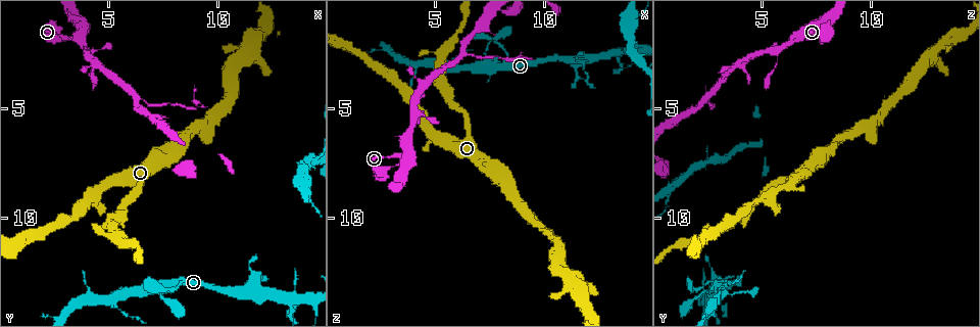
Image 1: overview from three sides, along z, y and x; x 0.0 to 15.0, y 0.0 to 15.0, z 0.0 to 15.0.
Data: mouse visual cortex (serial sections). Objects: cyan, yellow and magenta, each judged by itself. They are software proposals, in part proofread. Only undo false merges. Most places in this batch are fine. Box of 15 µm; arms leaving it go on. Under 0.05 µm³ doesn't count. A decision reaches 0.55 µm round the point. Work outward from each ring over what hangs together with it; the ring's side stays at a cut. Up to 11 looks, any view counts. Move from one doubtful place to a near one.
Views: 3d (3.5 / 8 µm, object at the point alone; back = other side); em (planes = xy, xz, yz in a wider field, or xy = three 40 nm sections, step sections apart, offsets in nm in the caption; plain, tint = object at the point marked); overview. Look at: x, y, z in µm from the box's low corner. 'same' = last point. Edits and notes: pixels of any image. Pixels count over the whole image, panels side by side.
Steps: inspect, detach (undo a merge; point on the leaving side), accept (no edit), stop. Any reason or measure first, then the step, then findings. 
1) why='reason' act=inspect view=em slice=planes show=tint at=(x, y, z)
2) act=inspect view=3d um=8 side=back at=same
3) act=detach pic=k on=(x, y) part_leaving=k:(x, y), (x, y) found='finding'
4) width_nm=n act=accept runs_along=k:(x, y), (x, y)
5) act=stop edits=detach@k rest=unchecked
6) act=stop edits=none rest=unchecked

why='sudden change in width' act=inspect view=3d um=3.5 at=(4.0, 2.4, 5.6)

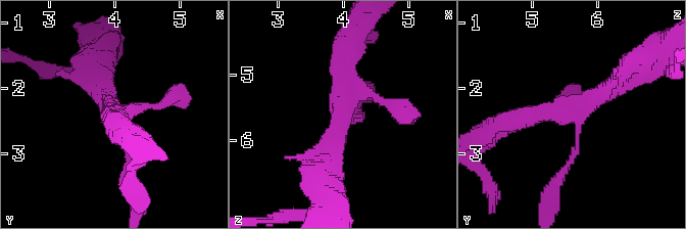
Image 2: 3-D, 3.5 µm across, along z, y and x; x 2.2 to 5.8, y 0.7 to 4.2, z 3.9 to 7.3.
why='need the tissue' act=inspect view=em slice=xy step=5 show=tint at=(3.95, 2.40, 5.65)

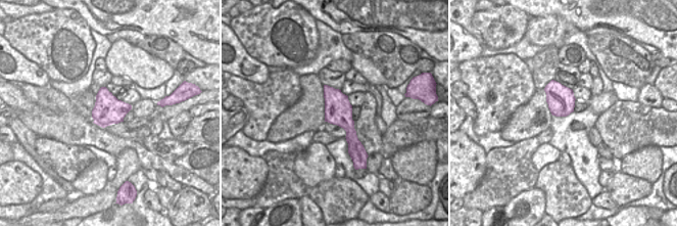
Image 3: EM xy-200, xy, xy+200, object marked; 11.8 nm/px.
act=accept runs_along=2:(625, 75), (573, 112), (507, 122) found='one cell here'

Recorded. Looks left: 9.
why='three-way junction' act=inspect view=3d um=3.5 at=(6.2, 4.4, 2.4)

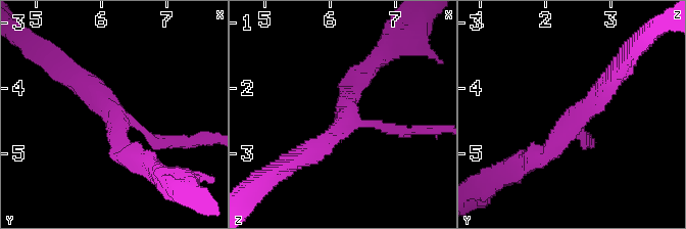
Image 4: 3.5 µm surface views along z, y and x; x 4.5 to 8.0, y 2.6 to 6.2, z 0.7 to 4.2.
why='need the tissue' act=inspect view=em slice=xy step=3 show=tint at=(6.25, 4.45, 2.45)

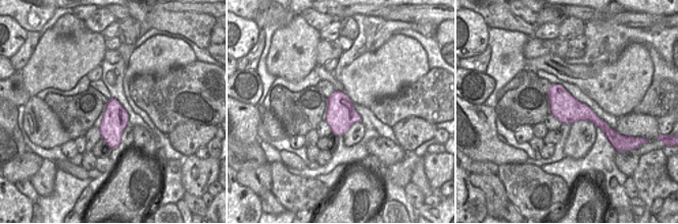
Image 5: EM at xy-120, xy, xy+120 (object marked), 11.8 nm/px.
why='another direction' act=inspect view=em slice=xy step=1 show=tint at=same

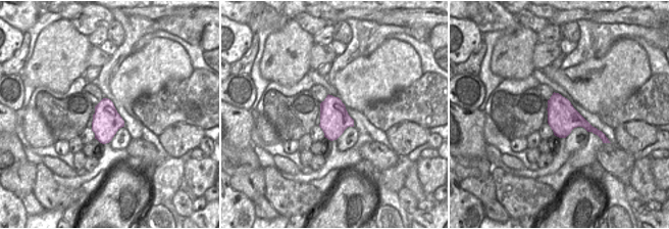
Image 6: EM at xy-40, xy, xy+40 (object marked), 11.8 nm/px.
width_nm=340 act=accept runs_along=4:(615, 76), (544, 157), (528, 157) found='all the same cell'

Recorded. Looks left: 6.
why='sudden change in width' act=inspect view=em slice=xy step=2 show=tint at=(5.3, 10.9, 2.5)

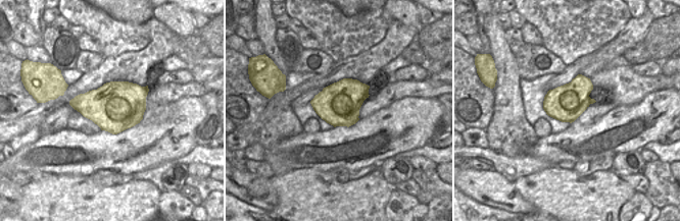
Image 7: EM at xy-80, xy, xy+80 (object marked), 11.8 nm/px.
act=inspect view=3d um=3.5 at=same

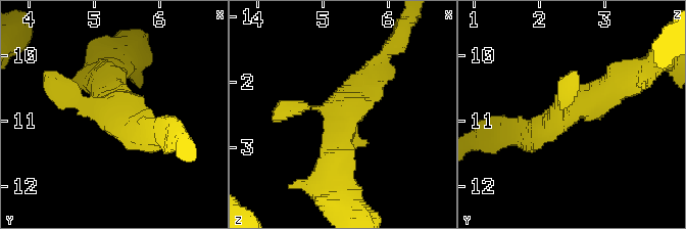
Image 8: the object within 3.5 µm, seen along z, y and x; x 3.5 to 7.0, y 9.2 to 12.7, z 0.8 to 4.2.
width_nm=500 act=accept runs_along=8:(624, 78), (519, 137) found='all the same cell'

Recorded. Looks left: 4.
why='calibre changes' act=inspect view=3d um=3.5 at=(5.3, 13.3, 4.0)

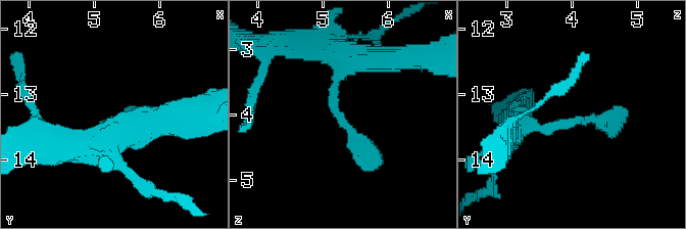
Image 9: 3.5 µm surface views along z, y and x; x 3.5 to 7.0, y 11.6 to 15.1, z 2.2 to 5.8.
why='shape alone is not enough' act=inspect view=em slice=xy step=5 show=plain at=(5.30, 13.40, 4.10)

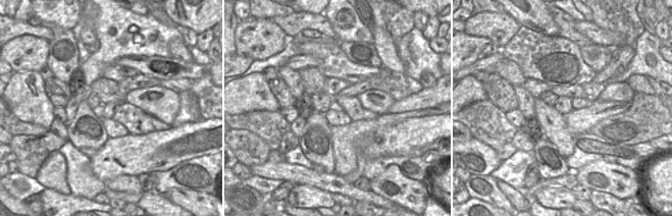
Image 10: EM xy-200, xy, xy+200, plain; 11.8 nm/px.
act=inspect view=em slice=xy step=5 show=tint at=same

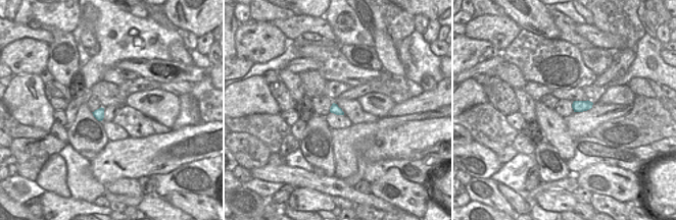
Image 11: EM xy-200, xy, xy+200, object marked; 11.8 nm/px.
width_nm=110 act=accept runs_along=9:(352, 57), (337, 74), (334, 110), (371, 171) found='all the same cell'

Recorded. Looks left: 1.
act=stop edits=none rest=unchecked

